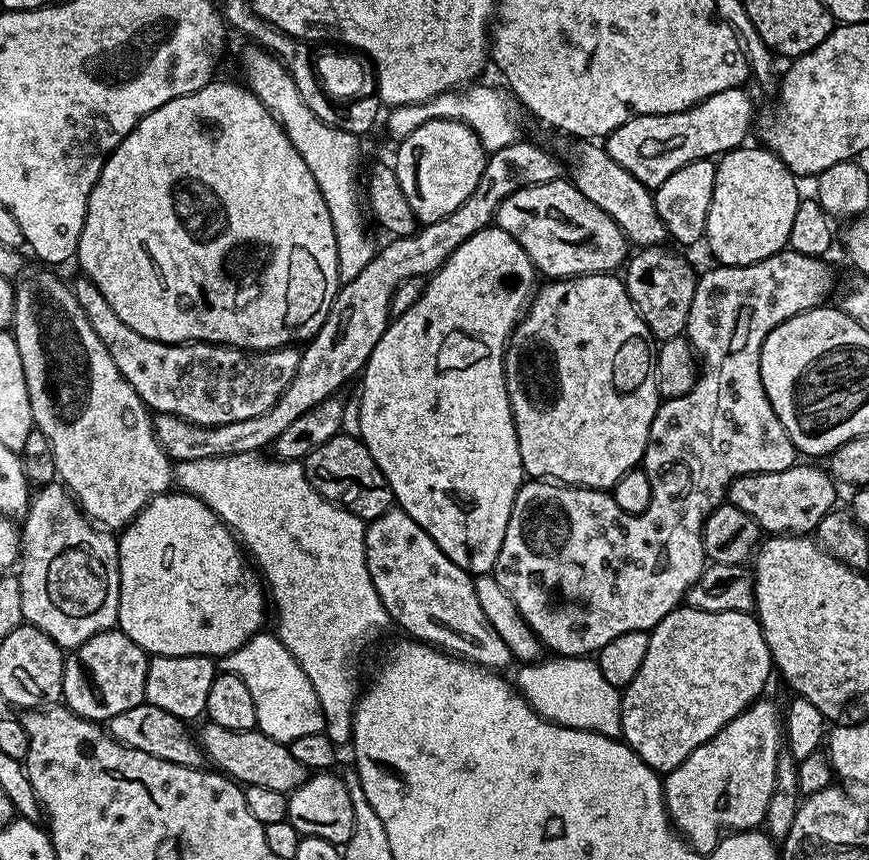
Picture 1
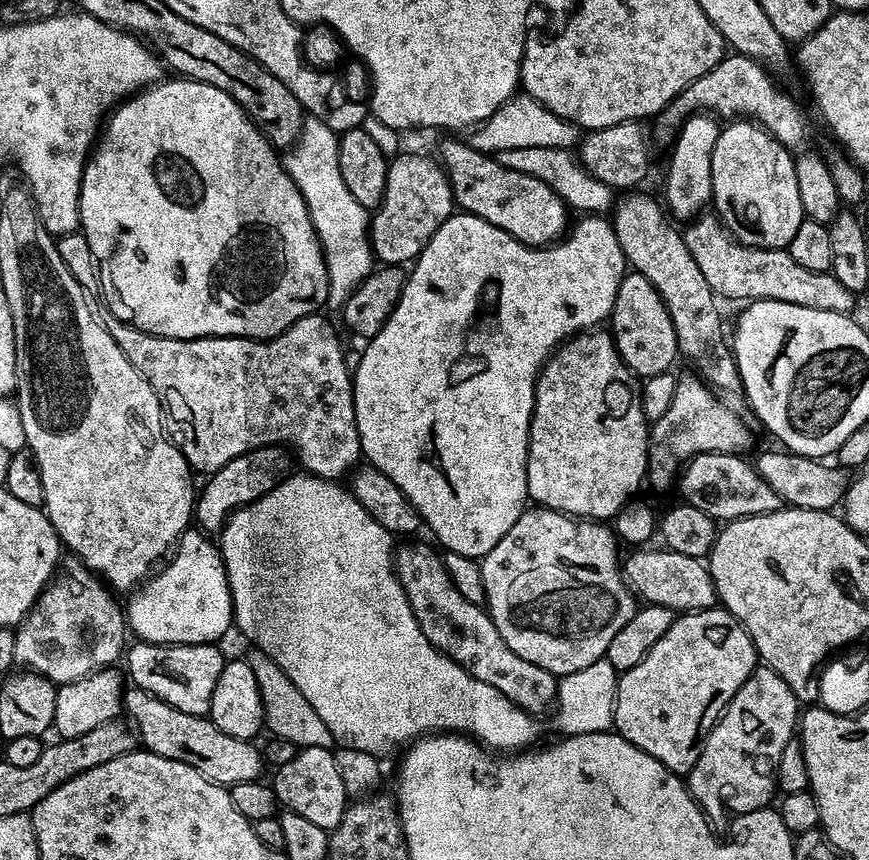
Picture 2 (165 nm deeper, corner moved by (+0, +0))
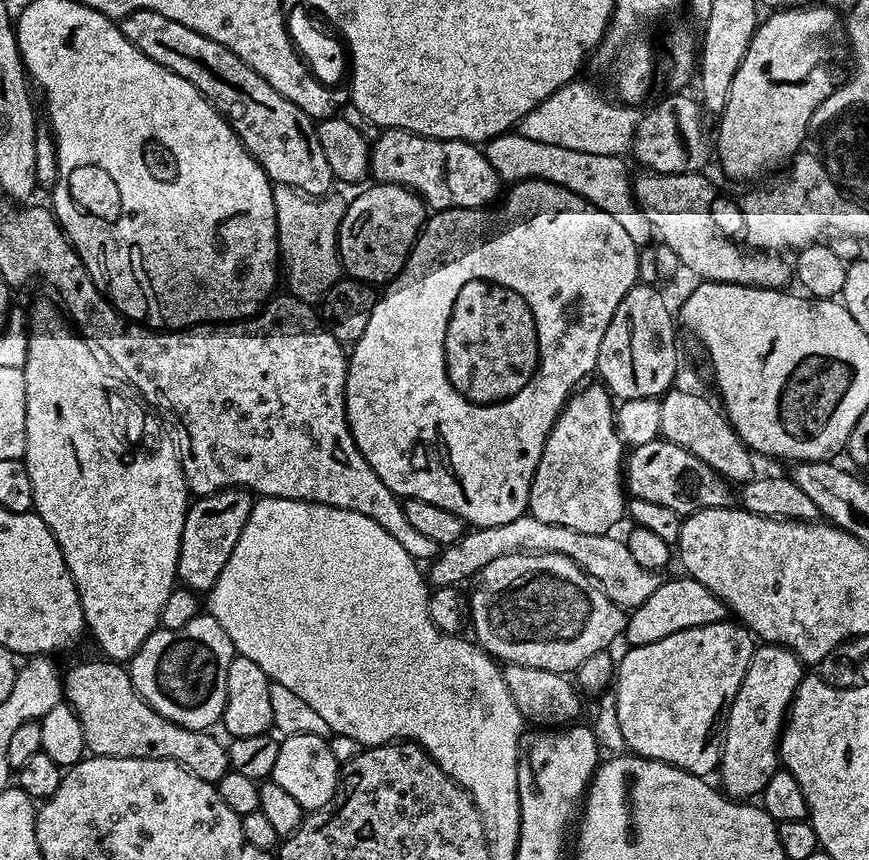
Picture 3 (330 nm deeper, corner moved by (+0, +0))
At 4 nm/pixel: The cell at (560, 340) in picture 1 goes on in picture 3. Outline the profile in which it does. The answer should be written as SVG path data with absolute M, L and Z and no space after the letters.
M588 382L569 396L560 417L554 422L542 450L542 458L528 495L528 512L542 522L558 526L570 526L570 530L582 530L582 534L608 534L612 527L626 516L626 488L622 483L622 465L626 460L626 445L620 441L616 429L614 397L603 383Z

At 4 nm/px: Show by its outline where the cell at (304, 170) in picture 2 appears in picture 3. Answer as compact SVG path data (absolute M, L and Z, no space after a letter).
M273 184L276 237L280 243L282 276L288 279L287 291L305 304L315 305L342 279L340 254L336 250L345 201L336 194L307 196L285 184Z

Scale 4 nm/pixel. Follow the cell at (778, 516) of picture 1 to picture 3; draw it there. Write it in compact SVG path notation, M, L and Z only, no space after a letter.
M663 438L646 442L646 446L638 446L627 453L622 480L629 497L658 502L658 506L674 510L681 518L698 510L729 507L734 500L734 488L729 481L710 470L702 458L694 458L690 450L682 450L682 446L674 446L674 442Z

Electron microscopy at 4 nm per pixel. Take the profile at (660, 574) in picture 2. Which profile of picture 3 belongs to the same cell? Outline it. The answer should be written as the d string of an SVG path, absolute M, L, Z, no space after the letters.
M531 514L514 518L514 522L502 522L502 526L486 526L465 531L458 542L441 547L436 559L426 568L426 576L435 587L455 588L463 585L463 580L471 581L494 558L506 558L515 552L545 552L546 554L562 554L570 558L589 578L606 594L610 602L619 608L631 610L642 606L654 590L662 583L659 571L643 568L630 555L627 543L623 539L615 540L612 534L582 534L582 530L570 530L570 526L558 526L550 522L542 522Z

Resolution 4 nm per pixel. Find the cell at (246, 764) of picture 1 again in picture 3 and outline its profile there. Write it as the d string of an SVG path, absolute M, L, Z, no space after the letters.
M99 658L100 660L88 660L85 664L76 664L68 673L63 673L64 685L63 699L76 711L82 734L84 735L85 749L94 756L109 756L110 758L142 758L143 760L173 760L175 764L181 764L186 770L190 770L198 778L202 778L211 784L217 784L230 769L228 767L228 749L216 736L211 736L211 731L199 732L193 728L183 728L170 718L158 714L138 694L138 690L132 685L132 677L129 669L123 663Z

